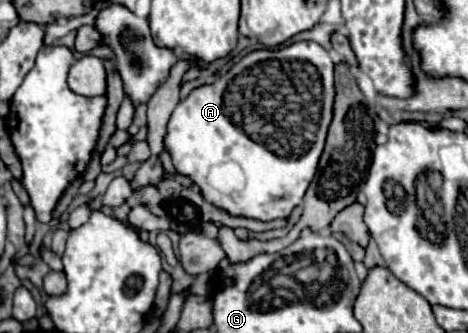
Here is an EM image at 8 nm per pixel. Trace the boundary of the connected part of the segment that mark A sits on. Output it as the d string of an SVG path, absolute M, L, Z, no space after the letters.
M294 42L290 46L284 46L280 50L254 50L246 54L240 62L236 62L224 76L220 76L214 84L204 84L194 88L180 104L174 108L168 124L166 124L166 134L164 134L164 150L170 154L172 164L178 174L188 176L202 192L204 200L210 202L212 206L228 212L230 216L242 216L242 218L254 218L262 222L272 222L272 220L288 220L292 210L302 202L314 172L318 168L318 160L324 148L326 140L326 130L332 120L332 102L334 102L334 62L328 56L328 52L316 44L316 42Z

